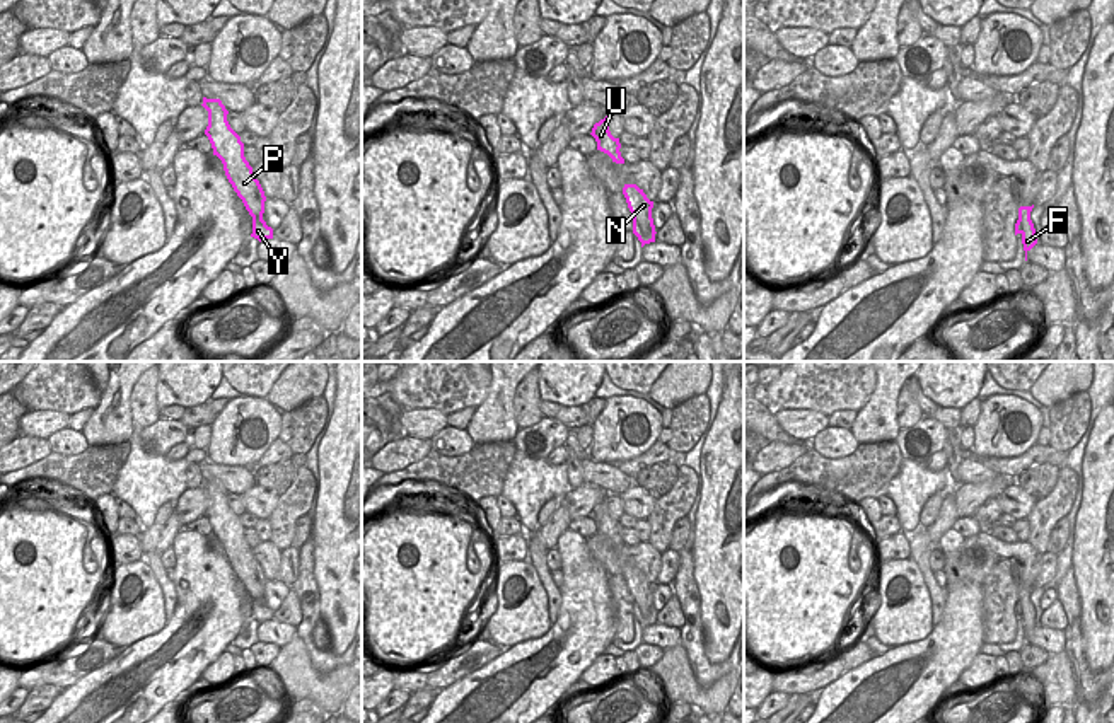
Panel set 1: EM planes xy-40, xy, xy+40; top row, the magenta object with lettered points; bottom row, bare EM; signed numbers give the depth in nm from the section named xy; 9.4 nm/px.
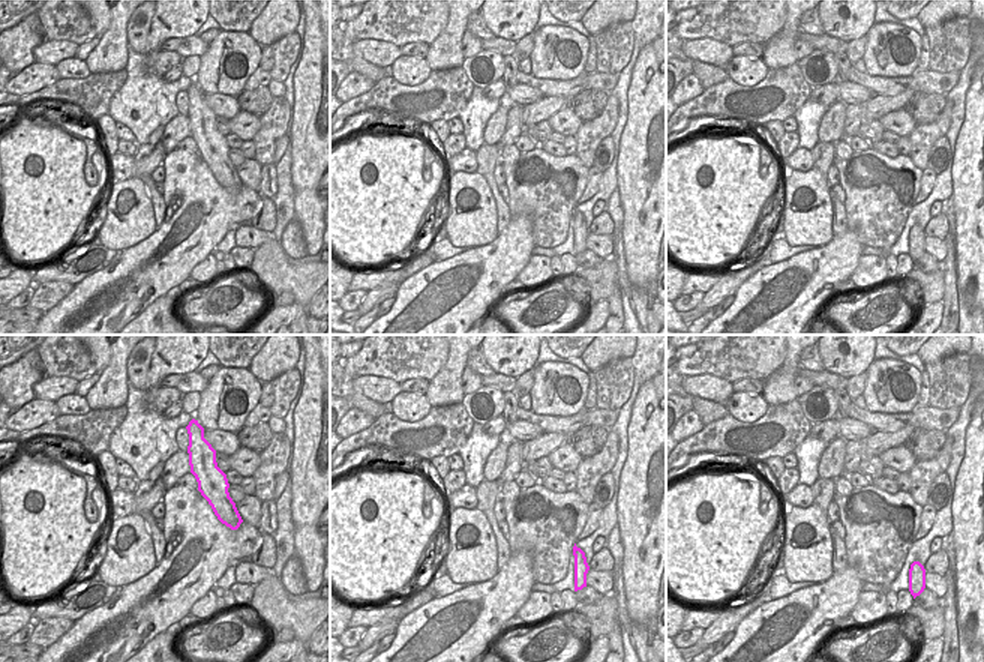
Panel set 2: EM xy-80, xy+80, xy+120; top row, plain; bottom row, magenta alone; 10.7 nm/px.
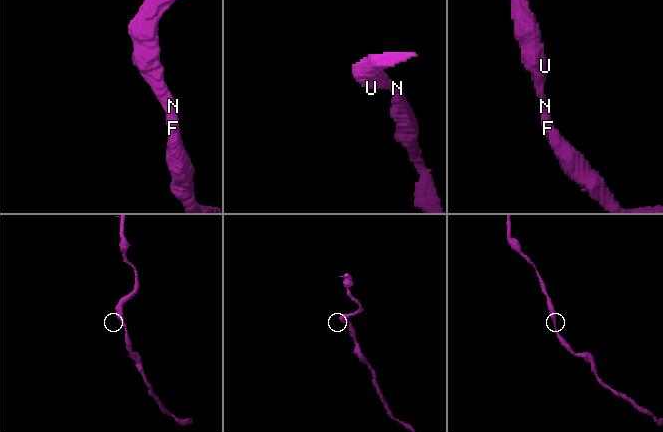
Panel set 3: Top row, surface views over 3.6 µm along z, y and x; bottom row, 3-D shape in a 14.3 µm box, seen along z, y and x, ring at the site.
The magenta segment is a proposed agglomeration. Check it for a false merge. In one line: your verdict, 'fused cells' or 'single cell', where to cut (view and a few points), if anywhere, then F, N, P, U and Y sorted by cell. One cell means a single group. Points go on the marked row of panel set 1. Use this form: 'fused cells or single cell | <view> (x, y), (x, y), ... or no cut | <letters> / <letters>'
single cell | no cut | F N P U Y

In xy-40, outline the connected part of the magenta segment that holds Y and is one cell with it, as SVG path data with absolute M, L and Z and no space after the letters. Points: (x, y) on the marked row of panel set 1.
M203 97L201 106L208 111L208 126L205 135L212 143L213 155L222 160L229 182L252 217L251 237L259 242L273 239L273 228L263 220L266 201L264 191L244 157L244 143L241 142L241 136L227 121L229 111L220 99Z

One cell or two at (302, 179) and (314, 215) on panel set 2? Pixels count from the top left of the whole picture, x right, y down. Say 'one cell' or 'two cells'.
one cell

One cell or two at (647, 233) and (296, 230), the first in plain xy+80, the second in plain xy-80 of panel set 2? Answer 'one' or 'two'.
two

